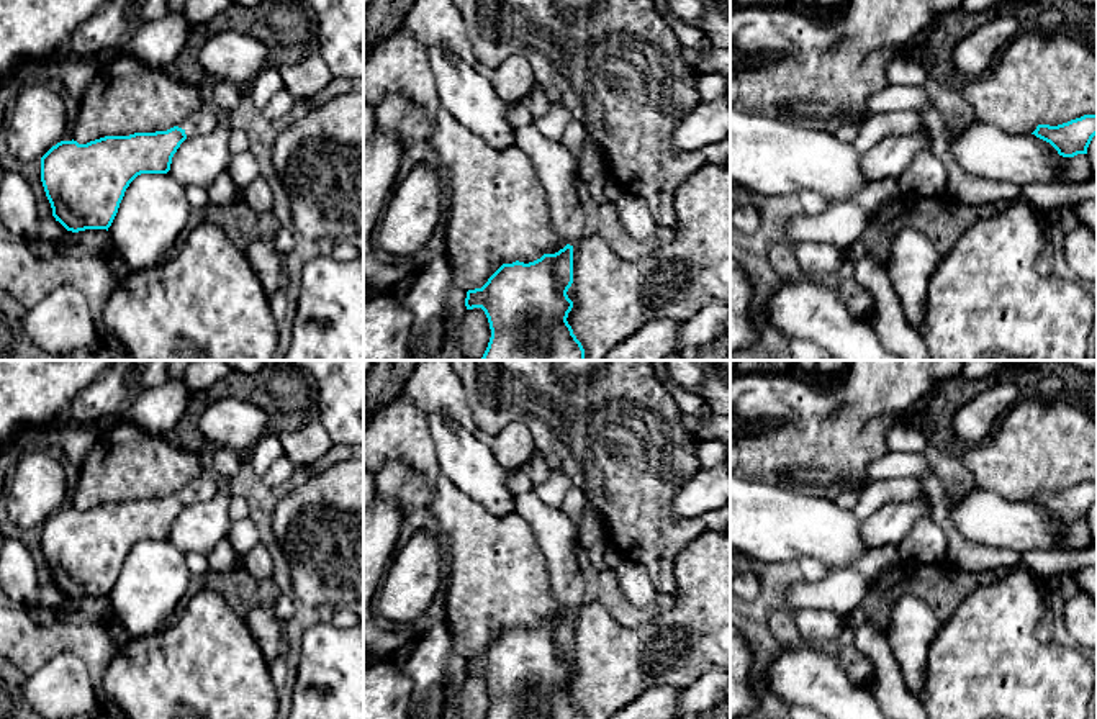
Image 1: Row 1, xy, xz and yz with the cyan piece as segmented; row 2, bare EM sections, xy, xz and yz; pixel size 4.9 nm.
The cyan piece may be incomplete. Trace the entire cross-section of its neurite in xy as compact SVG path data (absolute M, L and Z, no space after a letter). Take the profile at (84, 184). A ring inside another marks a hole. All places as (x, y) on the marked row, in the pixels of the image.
M203 105L167 131L105 136L87 144L61 141L41 157L41 182L52 216L67 231L111 226L129 183L141 174L167 174L180 144L210 134L218 111Z

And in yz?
M1084 115L1058 126L1038 124L1032 134L1050 142L1063 157L1087 154L1097 134L1097 115Z

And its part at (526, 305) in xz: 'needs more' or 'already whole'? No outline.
needs more

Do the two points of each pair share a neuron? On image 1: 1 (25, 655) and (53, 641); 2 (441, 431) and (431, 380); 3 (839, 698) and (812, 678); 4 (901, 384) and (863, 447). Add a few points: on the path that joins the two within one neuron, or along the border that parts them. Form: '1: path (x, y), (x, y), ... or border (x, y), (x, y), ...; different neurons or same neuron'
1: path (31, 649), (40, 641), (46, 641); same neuron
2: border (428, 416), (444, 413), (470, 434); different neurons
3: path (832, 693), (819, 683); same neuron
4: path (884, 400), (871, 413), (871, 420), (863, 431); same neuron

